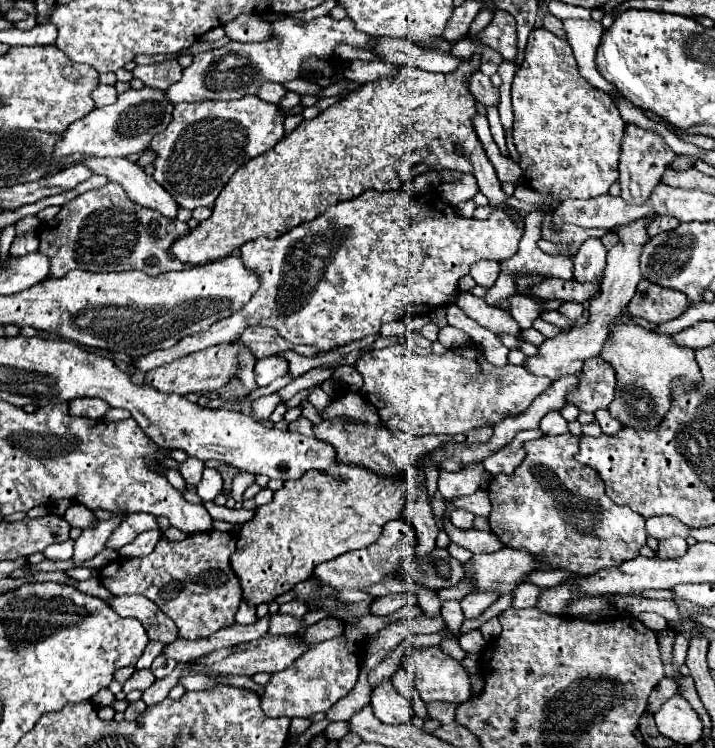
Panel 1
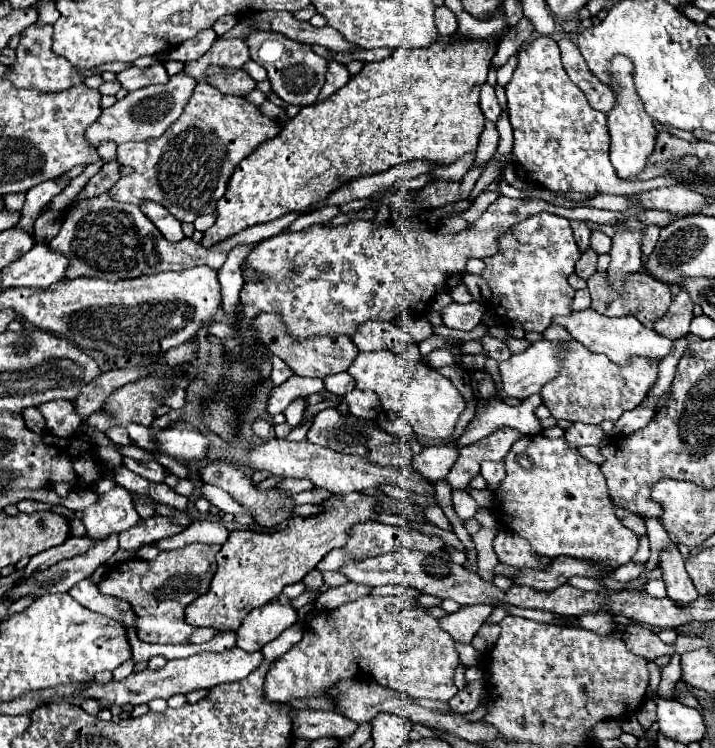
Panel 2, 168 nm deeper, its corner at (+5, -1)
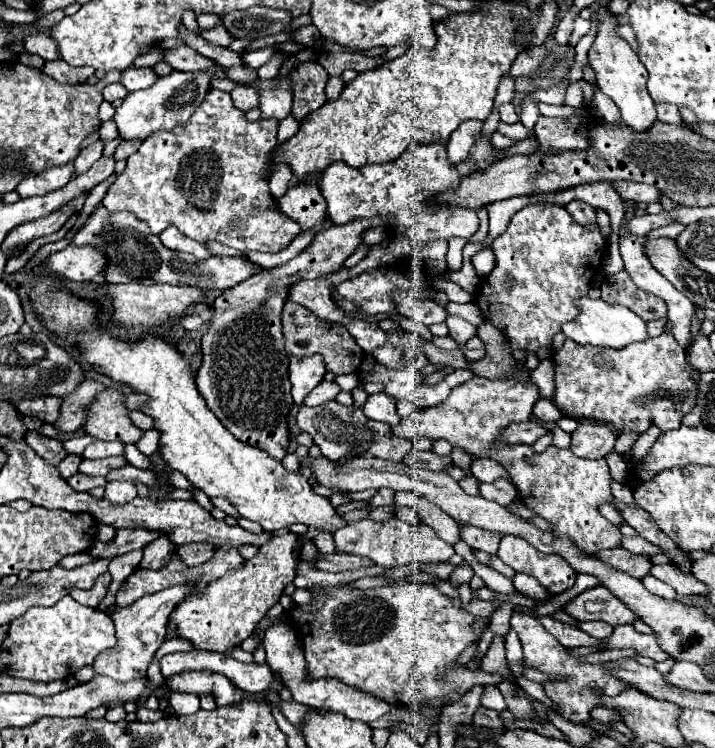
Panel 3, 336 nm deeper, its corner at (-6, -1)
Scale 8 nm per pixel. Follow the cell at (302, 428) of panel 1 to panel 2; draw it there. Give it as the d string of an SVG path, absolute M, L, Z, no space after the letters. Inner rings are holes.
M295 399L295 401L283 411L283 415L287 417L287 425L289 425L291 429L299 427L299 423L301 423L301 419L303 419L303 413L305 413L305 403L303 403L303 399Z

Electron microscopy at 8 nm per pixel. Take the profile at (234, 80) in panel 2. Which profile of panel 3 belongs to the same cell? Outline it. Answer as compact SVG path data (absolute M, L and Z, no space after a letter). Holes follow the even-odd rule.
M180 45L174 49L164 49L162 51L162 59L176 71L200 71L200 69L212 69L214 79L222 79L224 75L224 67L220 67L218 63L198 55L194 49Z

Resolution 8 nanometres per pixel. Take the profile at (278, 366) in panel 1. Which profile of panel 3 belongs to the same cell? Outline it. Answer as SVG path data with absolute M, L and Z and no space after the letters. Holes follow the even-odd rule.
M320 355L310 357L290 357L290 381L292 397L296 405L302 405L304 397L324 379L326 365Z

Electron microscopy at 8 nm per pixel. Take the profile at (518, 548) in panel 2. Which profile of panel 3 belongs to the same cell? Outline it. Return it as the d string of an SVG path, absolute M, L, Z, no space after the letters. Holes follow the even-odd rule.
M512 535L502 537L498 557L514 571L536 577L550 595L570 589L576 581L576 571L572 571L564 559L556 555L540 555L534 547L524 543L524 539L516 539Z

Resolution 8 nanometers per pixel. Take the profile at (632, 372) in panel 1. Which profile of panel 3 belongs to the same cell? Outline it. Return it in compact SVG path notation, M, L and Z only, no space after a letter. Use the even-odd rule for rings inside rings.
M580 297L576 299L578 315L574 321L564 323L562 331L568 339L582 343L582 345L604 345L604 347L624 347L634 341L644 341L648 337L646 333L646 323L628 311L624 305L608 305L602 299L590 299L590 297Z

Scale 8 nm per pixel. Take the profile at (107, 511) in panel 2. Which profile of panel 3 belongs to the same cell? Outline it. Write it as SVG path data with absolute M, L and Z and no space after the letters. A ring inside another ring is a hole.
M108 481L104 497L114 505L124 505L136 497L136 485L130 481Z

